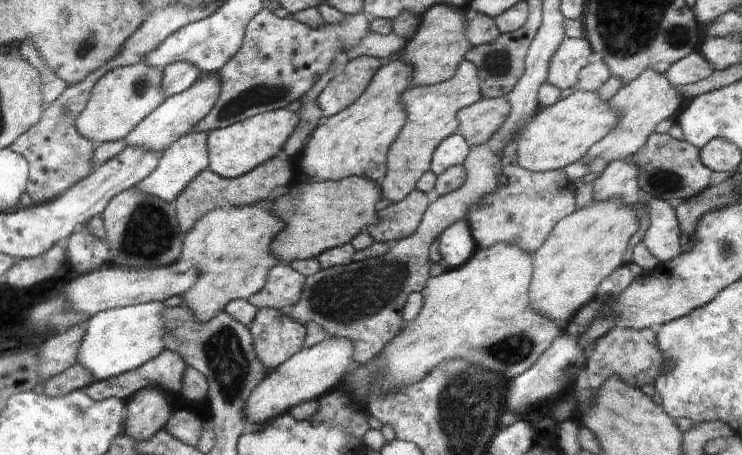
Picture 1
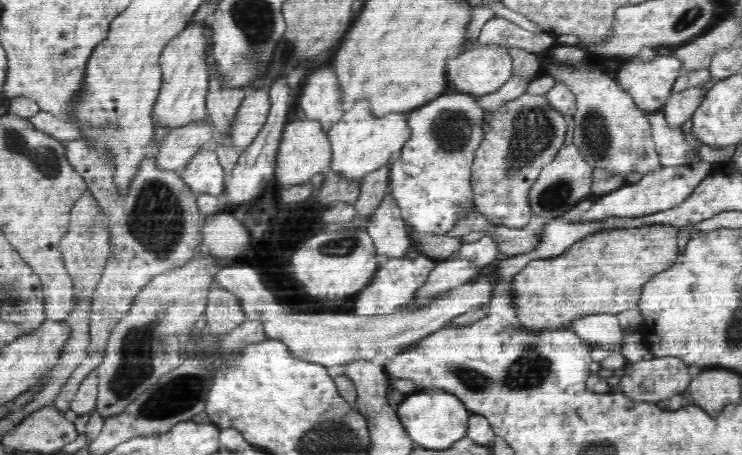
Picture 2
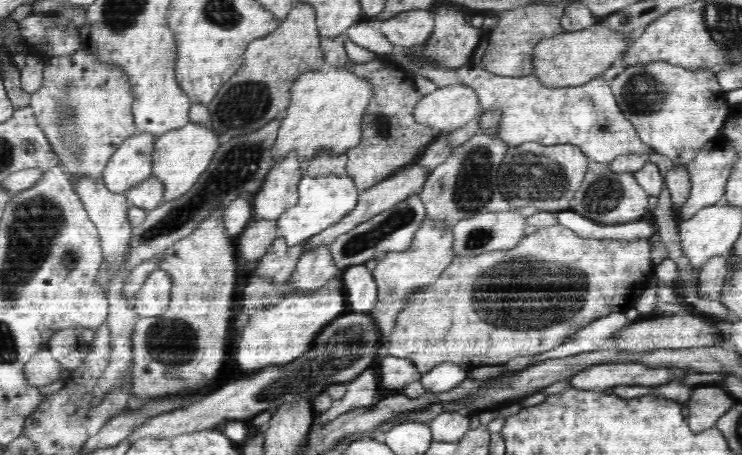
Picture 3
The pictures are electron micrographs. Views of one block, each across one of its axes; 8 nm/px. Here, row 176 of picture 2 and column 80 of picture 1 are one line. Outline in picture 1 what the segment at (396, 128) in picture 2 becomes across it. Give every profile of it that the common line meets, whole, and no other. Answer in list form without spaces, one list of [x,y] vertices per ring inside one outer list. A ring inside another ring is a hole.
[[[149,302],[114,307],[86,318],[83,323],[85,336],[78,349],[77,362],[86,367],[96,381],[105,381],[157,357],[162,349],[166,349],[165,336],[169,331],[163,318],[166,307],[162,302]]]

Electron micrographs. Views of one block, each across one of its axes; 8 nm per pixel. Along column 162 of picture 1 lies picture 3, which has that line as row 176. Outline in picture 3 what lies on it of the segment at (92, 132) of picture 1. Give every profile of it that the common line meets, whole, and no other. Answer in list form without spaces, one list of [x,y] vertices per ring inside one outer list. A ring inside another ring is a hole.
[[[80,46],[74,55],[52,58],[45,63],[43,86],[31,95],[29,106],[34,111],[40,128],[59,159],[60,167],[70,177],[94,177],[101,180],[114,151],[132,134],[138,132],[133,117],[134,86],[120,66],[110,66]]]

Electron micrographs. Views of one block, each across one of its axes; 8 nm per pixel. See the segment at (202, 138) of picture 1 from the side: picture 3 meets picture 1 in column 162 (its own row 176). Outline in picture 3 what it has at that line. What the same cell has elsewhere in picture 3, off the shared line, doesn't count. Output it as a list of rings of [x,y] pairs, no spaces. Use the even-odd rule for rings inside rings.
[[[190,121],[184,127],[166,131],[166,134],[162,134],[154,141],[151,176],[160,178],[161,182],[164,182],[163,202],[180,198],[198,182],[198,178],[208,170],[216,155],[220,146],[218,143],[219,135],[212,132],[208,126],[200,126],[198,123]]]

